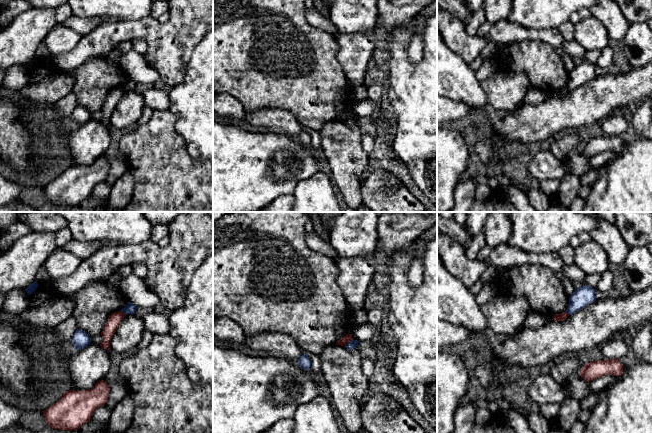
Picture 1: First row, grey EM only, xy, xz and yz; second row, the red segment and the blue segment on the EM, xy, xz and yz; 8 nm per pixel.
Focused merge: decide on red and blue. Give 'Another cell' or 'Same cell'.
Another cell

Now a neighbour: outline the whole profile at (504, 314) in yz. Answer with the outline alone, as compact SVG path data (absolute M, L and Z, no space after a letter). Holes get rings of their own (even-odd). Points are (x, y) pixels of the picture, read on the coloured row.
M497 294L480 306L486 318L488 329L493 332L513 335L531 313L530 305L524 297L510 297Z

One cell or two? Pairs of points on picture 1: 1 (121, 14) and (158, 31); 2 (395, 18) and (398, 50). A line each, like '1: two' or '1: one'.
1: two
2: two

